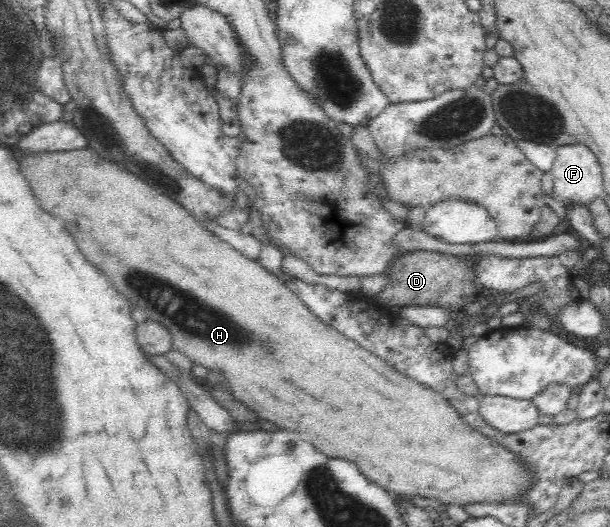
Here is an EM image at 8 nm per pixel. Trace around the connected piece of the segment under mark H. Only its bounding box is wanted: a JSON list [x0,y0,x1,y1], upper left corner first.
[19,147,538,507]

